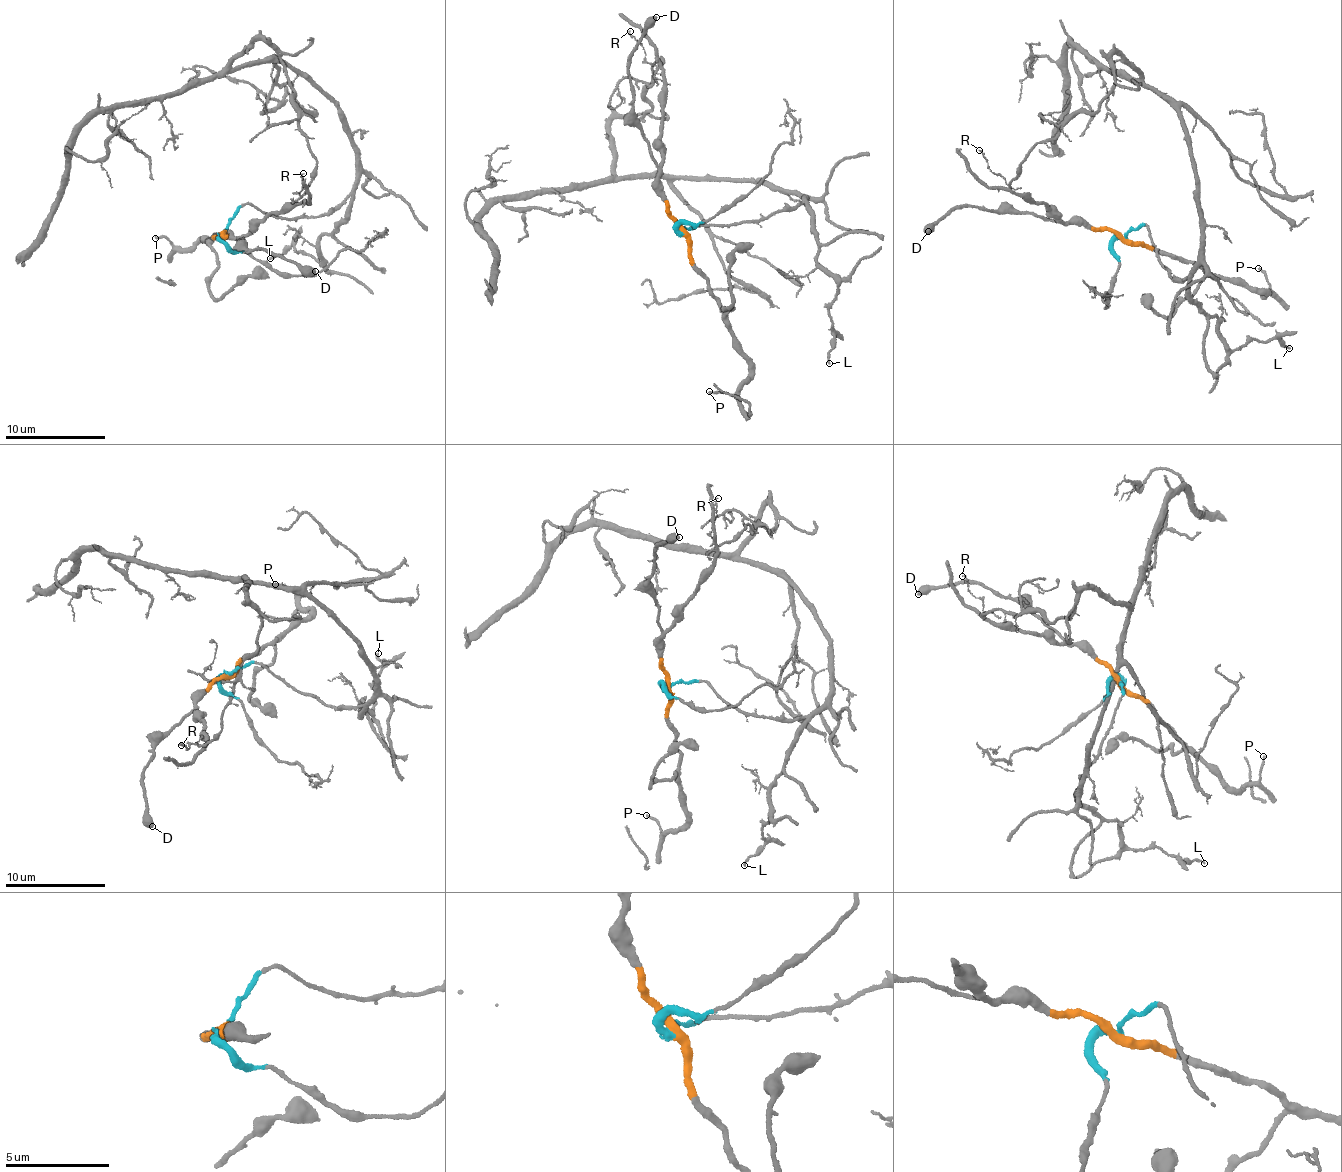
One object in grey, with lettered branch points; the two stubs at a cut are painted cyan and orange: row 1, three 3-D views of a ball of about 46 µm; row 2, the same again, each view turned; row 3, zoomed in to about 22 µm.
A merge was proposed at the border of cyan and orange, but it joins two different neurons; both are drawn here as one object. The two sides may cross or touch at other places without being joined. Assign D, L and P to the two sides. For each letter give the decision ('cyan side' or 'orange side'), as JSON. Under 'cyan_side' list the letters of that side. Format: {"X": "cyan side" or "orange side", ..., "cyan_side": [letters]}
{"D": "orange side", "L": "cyan side", "P": "orange side", "cyan_side": ["L"]}

